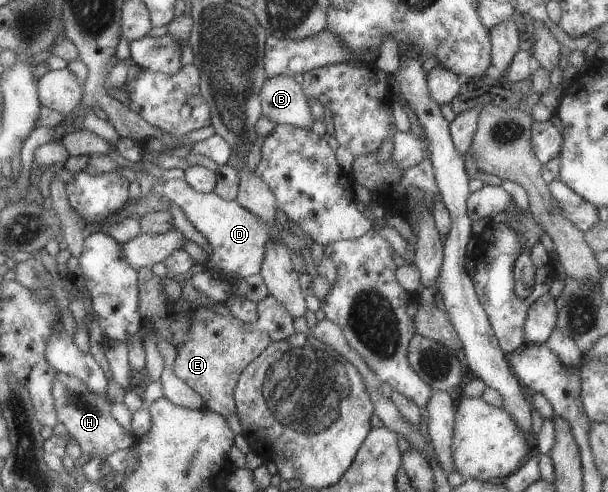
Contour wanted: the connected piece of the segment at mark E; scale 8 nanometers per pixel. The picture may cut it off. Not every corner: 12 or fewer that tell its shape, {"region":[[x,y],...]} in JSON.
{"region":[[271,294],[243,324],[212,314],[175,348],[173,375],[225,419],[243,368],[293,333]]}

